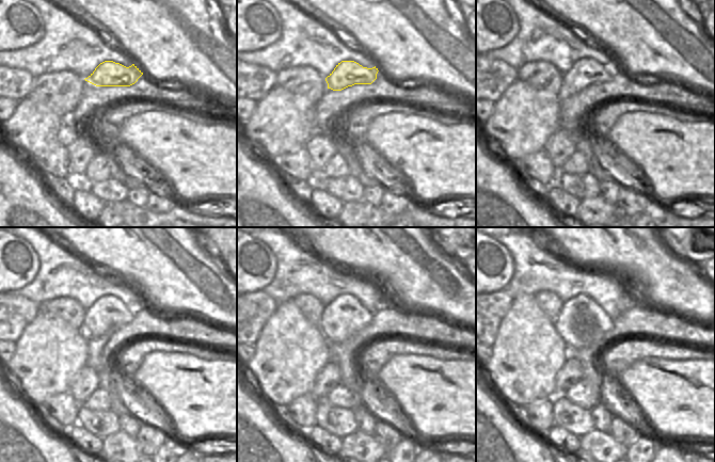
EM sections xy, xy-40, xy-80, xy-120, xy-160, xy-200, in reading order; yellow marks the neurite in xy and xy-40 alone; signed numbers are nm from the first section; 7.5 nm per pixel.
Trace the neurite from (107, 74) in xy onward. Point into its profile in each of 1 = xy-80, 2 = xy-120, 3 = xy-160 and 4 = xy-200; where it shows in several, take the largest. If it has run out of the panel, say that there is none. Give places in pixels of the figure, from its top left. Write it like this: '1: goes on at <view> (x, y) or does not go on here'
1: goes on at xy-80 (585, 72)
2: goes on at xy-120 (108, 312)
3: goes on at xy-160 (345, 316)
4: goes on at xy-200 (581, 322)

